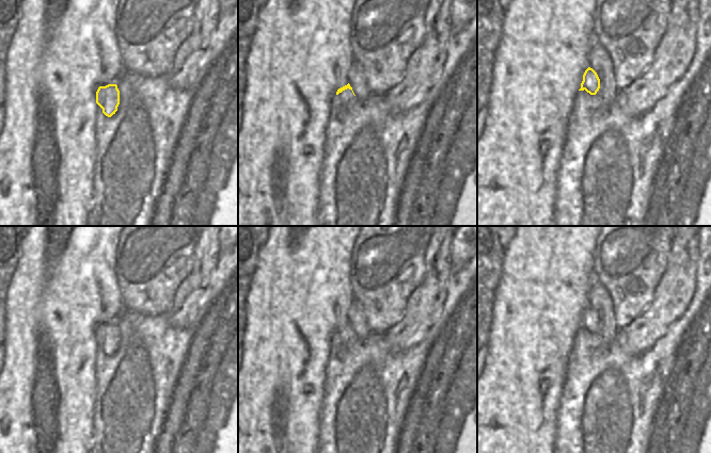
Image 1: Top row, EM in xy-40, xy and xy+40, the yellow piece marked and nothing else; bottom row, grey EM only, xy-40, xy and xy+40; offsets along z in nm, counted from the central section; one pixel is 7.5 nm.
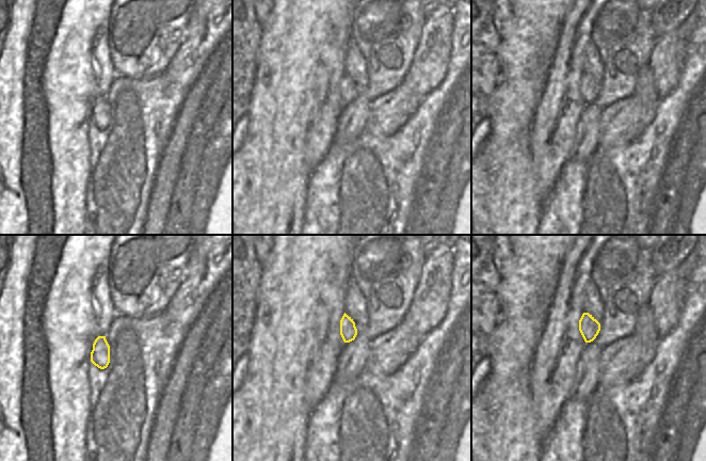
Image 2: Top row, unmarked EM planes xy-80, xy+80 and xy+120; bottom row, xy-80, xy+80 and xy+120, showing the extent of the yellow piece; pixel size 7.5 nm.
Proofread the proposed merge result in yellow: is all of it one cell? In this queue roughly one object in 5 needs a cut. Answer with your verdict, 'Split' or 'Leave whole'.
Leave whole

